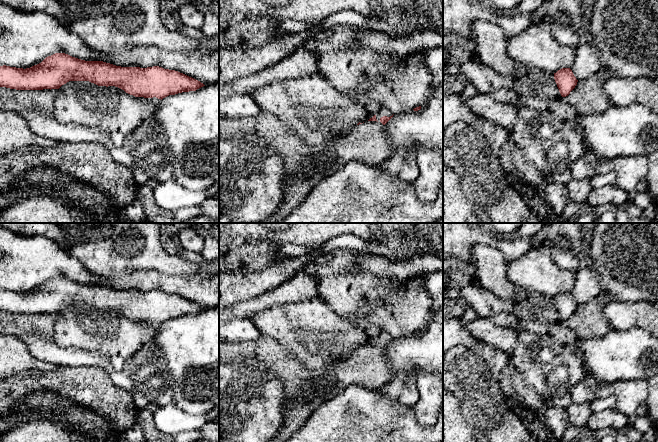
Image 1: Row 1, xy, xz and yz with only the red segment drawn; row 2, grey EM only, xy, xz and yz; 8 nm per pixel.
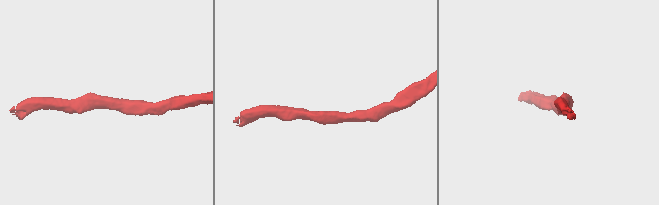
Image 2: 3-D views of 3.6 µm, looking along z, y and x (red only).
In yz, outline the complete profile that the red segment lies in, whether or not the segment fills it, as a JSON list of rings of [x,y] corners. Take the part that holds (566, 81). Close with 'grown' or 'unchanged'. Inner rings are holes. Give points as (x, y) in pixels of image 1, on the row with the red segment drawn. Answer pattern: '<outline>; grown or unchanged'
[[[570,68],[558,70],[554,73],[554,79],[562,97],[568,96],[578,82]]]; unchanged

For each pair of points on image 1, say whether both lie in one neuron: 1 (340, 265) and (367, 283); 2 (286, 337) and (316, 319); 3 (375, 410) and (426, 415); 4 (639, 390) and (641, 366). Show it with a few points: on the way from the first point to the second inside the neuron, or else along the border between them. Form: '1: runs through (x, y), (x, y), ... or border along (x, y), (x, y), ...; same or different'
1: border along (325, 266), (335, 273), (357, 267), (371, 275); different
2: runs through (290, 328), (298, 325), (307, 325); same
3: border along (412, 406), (416, 420), (423, 425), (432, 426); different
4: border along (646, 379), (617, 381); different

